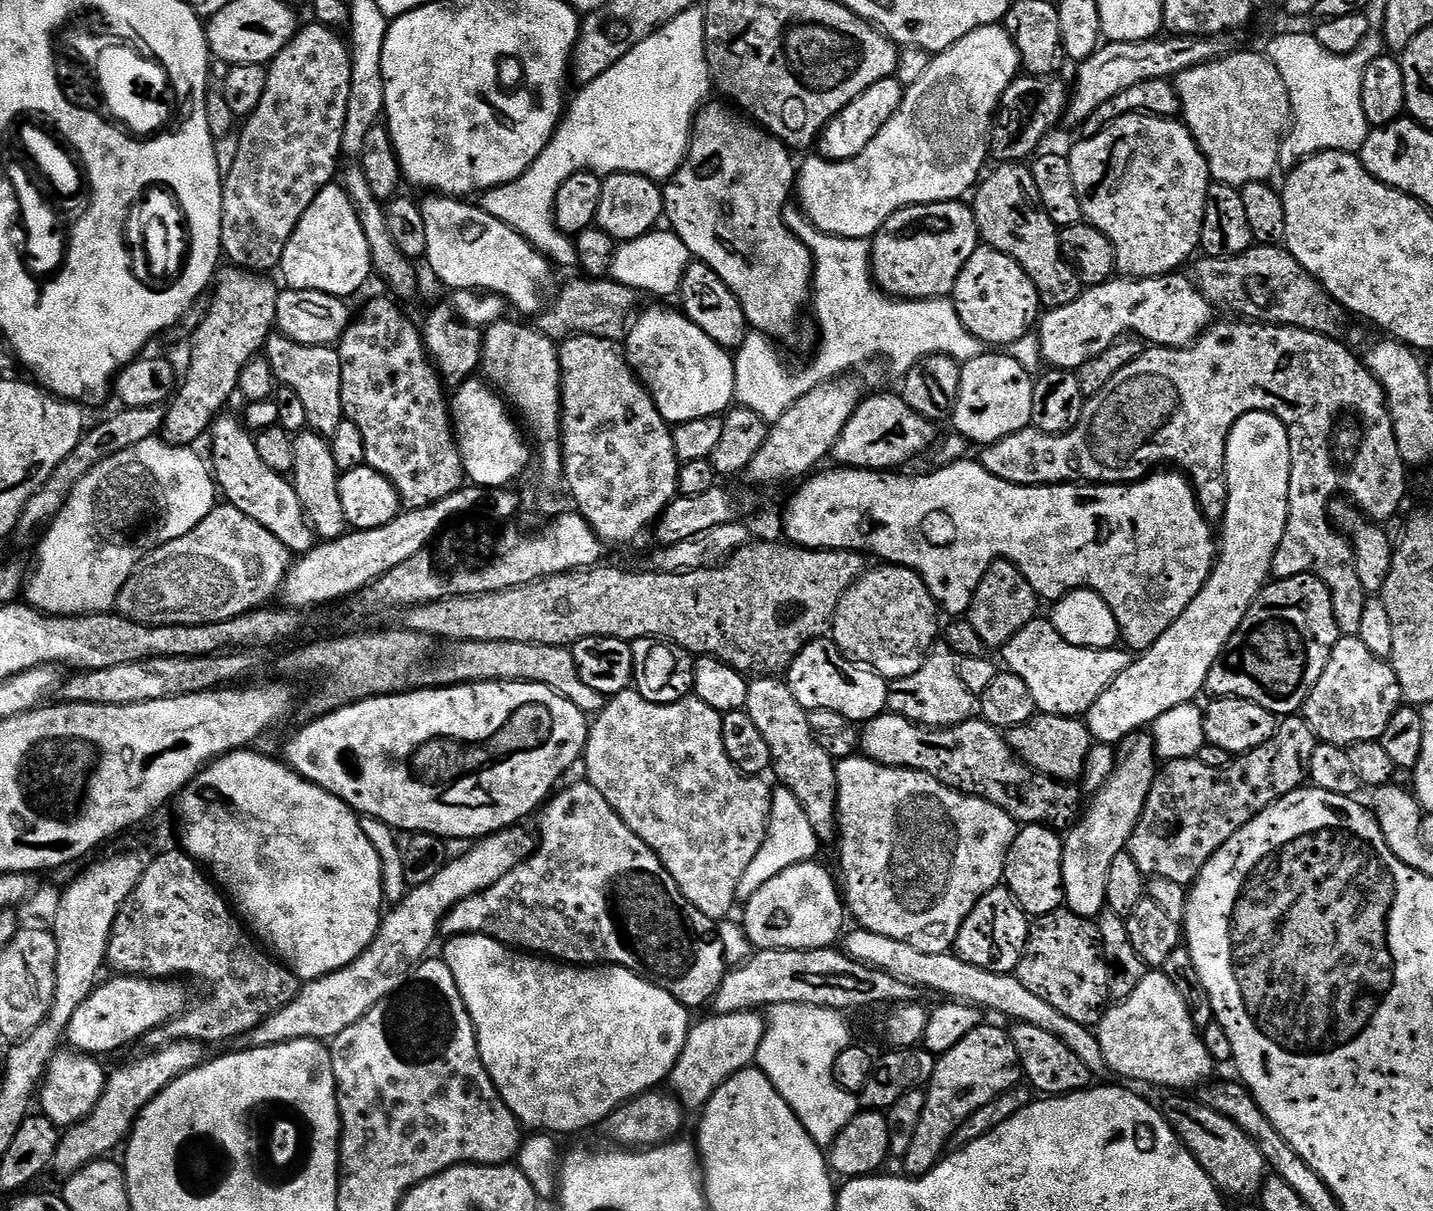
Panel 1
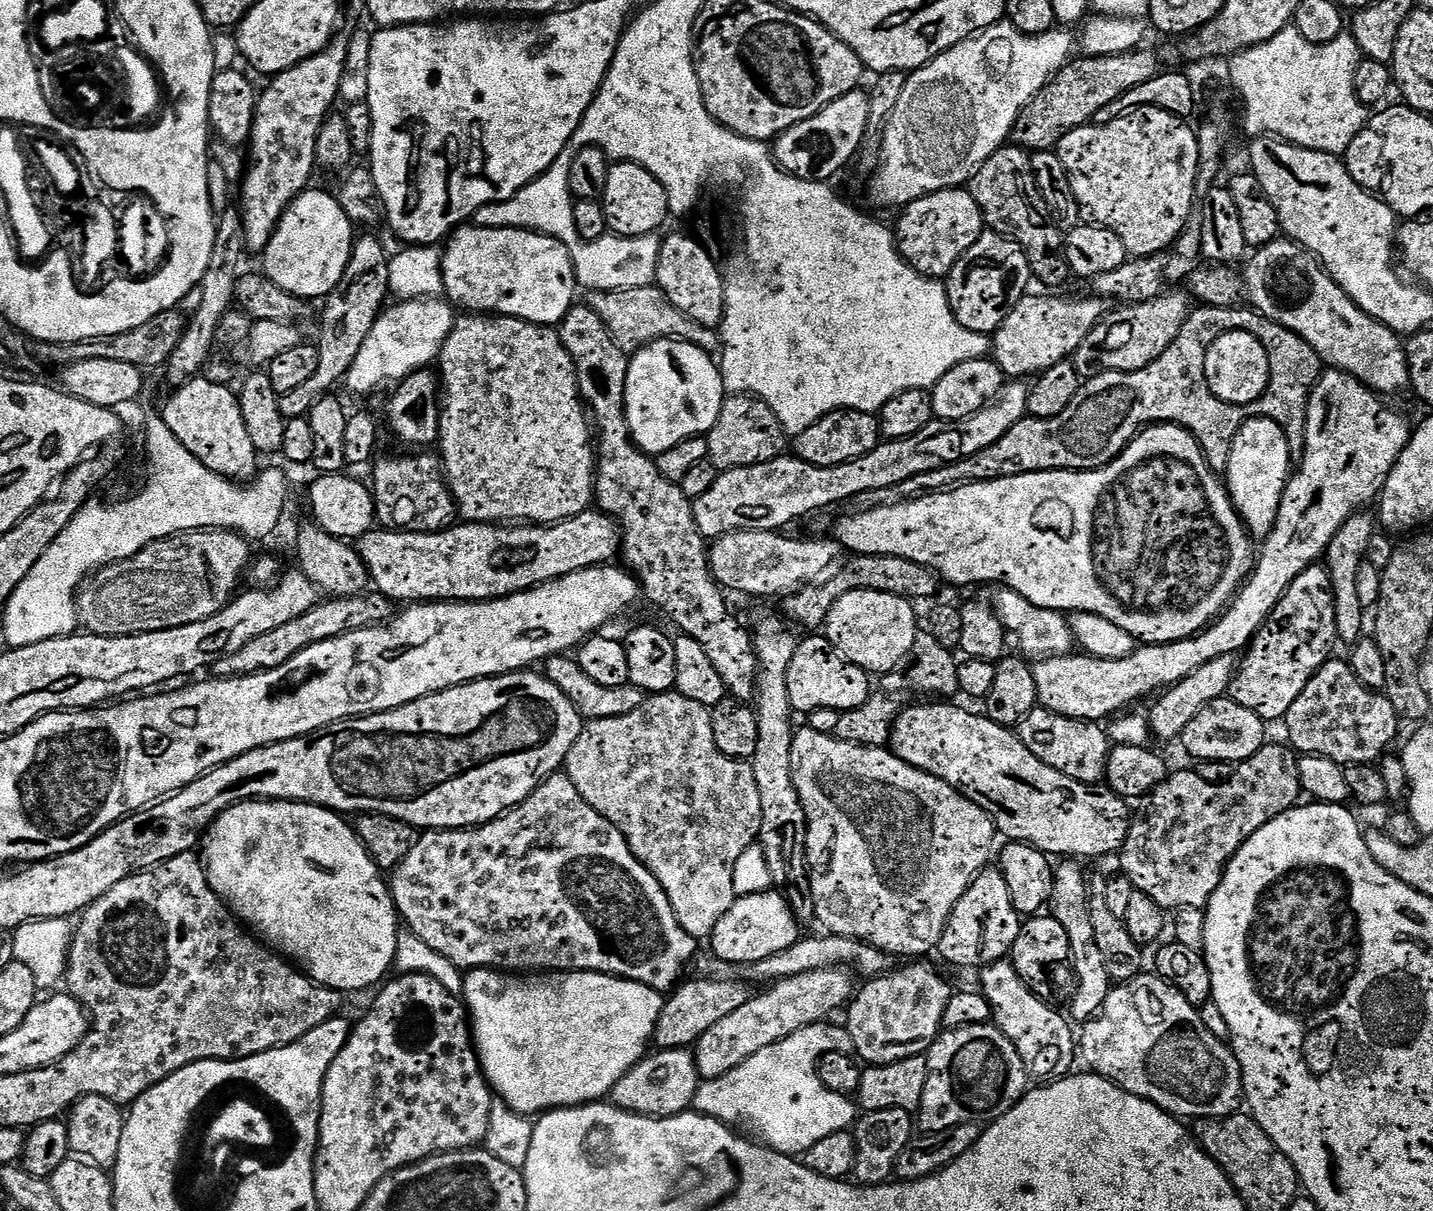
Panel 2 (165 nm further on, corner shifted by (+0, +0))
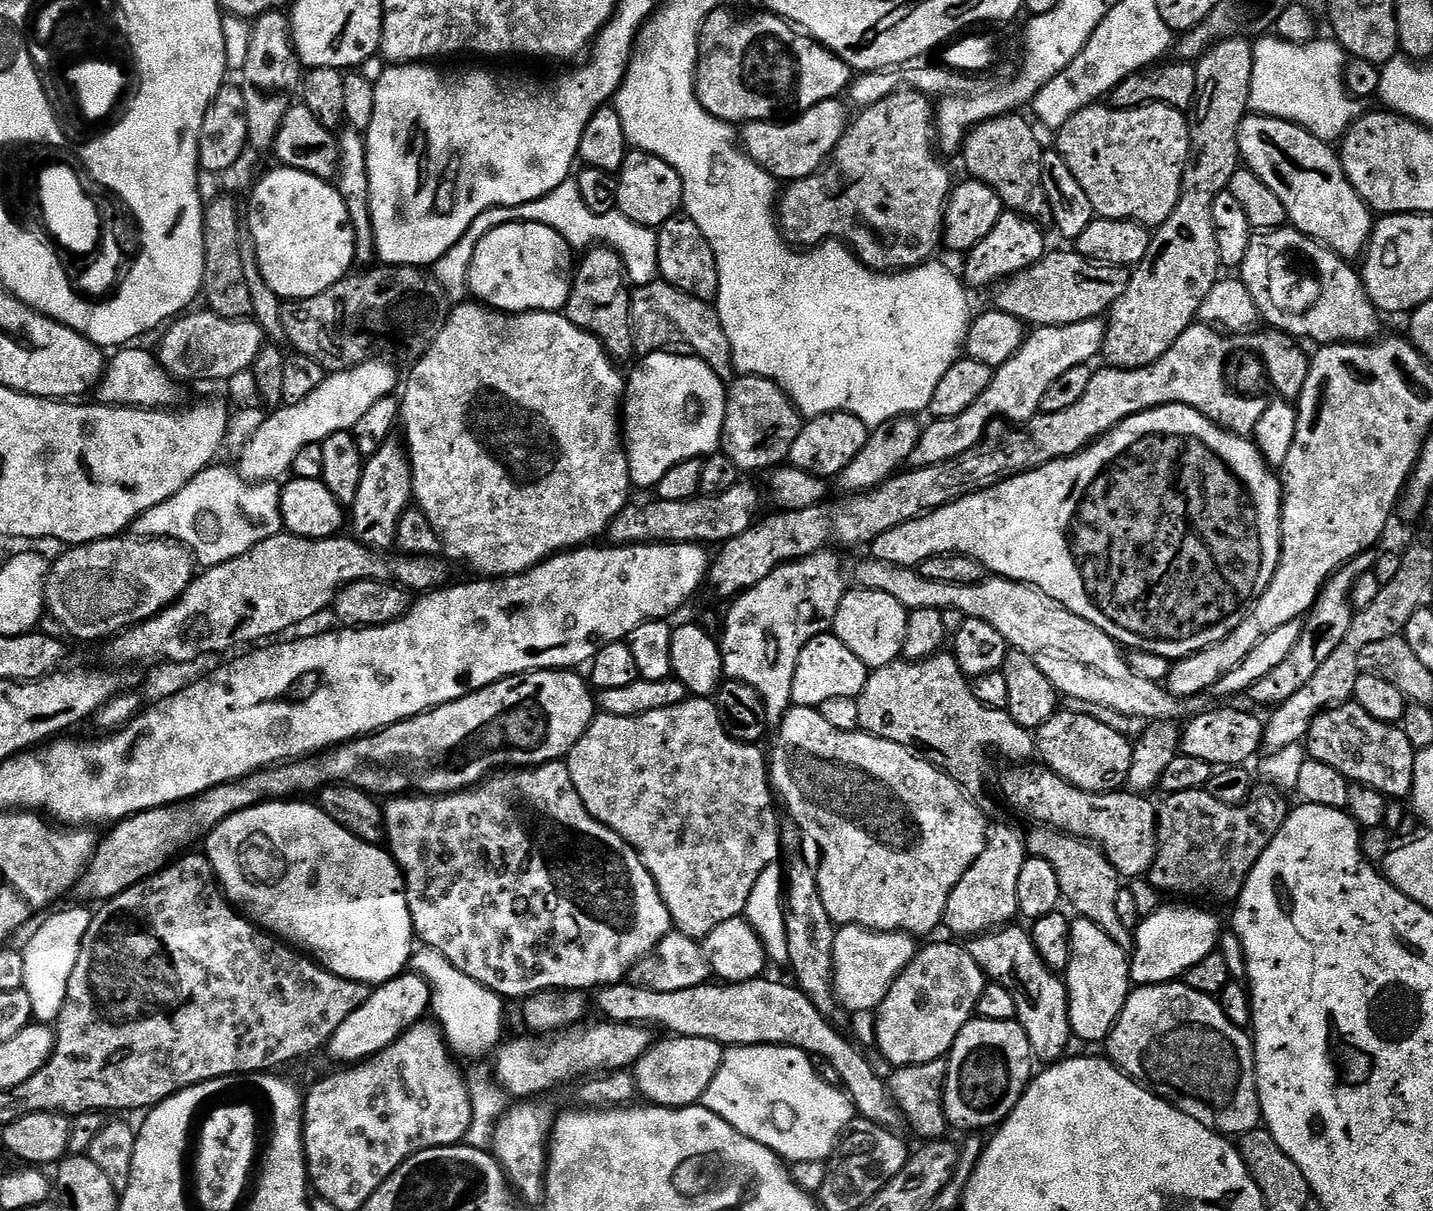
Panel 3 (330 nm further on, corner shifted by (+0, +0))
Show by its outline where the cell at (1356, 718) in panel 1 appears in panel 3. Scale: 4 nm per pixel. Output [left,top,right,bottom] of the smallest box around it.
[1306,702,1417,798]

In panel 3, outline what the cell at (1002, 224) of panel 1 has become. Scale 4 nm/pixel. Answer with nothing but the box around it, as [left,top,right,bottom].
[962,114,1048,218]

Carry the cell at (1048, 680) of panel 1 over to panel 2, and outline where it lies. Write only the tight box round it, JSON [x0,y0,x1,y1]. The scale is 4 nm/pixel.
[1035,370,1414,722]

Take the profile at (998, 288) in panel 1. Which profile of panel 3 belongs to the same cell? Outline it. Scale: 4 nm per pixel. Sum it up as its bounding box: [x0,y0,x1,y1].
[962,211,1046,289]

